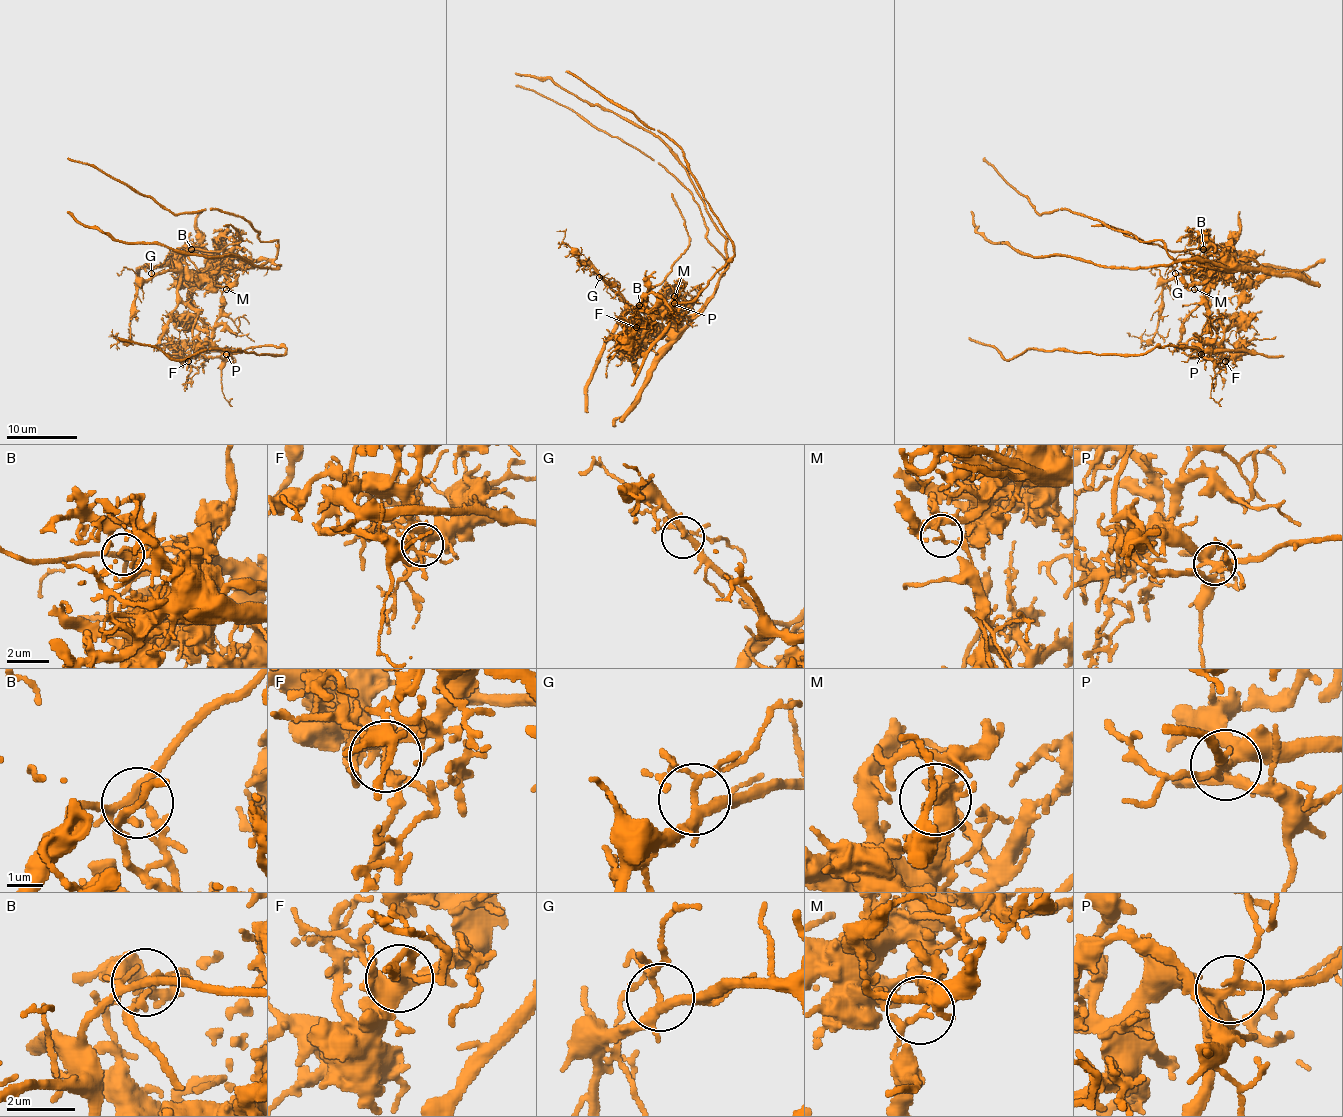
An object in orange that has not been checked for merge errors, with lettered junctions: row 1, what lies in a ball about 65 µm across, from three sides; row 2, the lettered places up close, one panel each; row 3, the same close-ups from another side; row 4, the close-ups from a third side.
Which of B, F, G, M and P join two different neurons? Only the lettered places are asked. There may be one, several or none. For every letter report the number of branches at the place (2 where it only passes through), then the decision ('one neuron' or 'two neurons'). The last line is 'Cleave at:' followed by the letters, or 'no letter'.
B: 5 branches meet; two neurons
F: 7 branches meet; one neuron
G: 5 branches meet; one neuron
M: 4 branches meet; two neurons
P: 5 branches meet; two neurons
Cleave at: B, M, P

